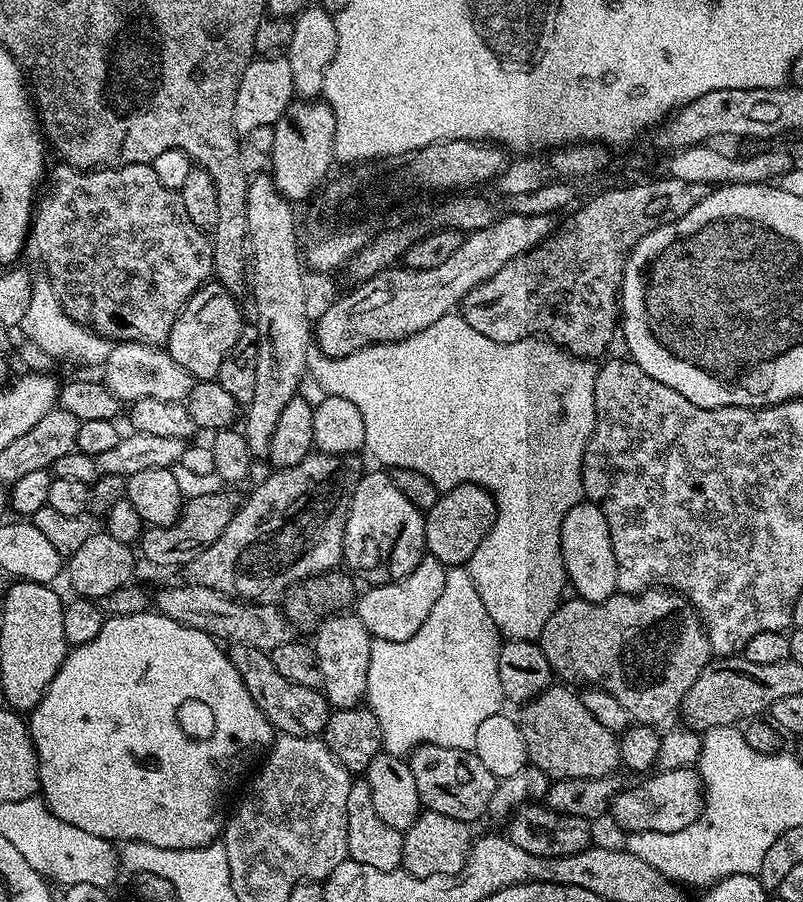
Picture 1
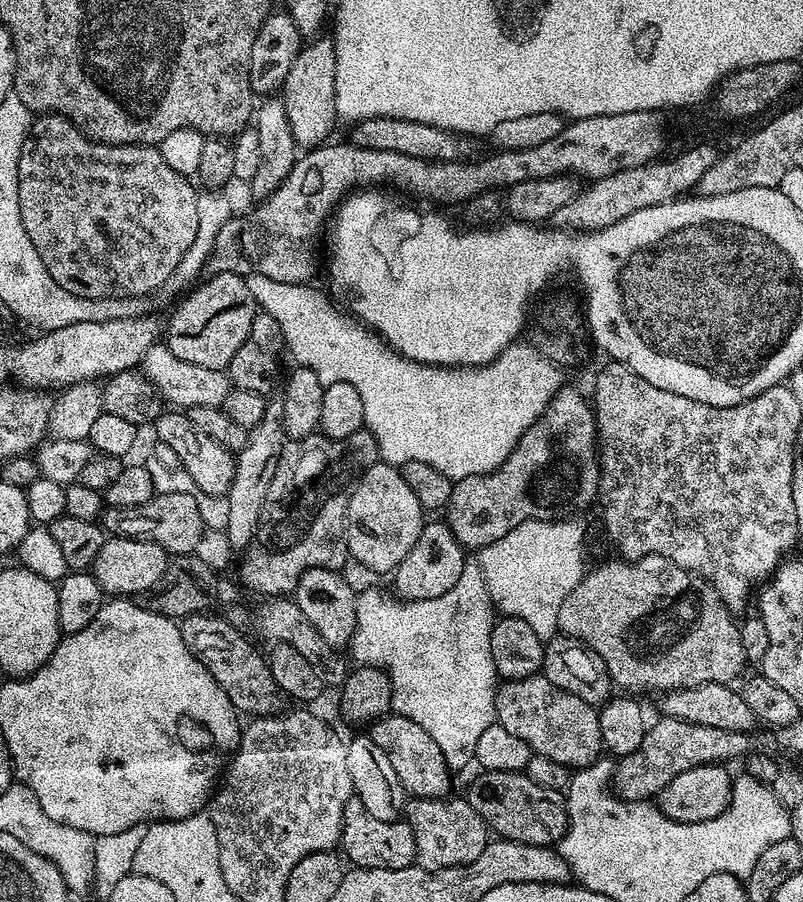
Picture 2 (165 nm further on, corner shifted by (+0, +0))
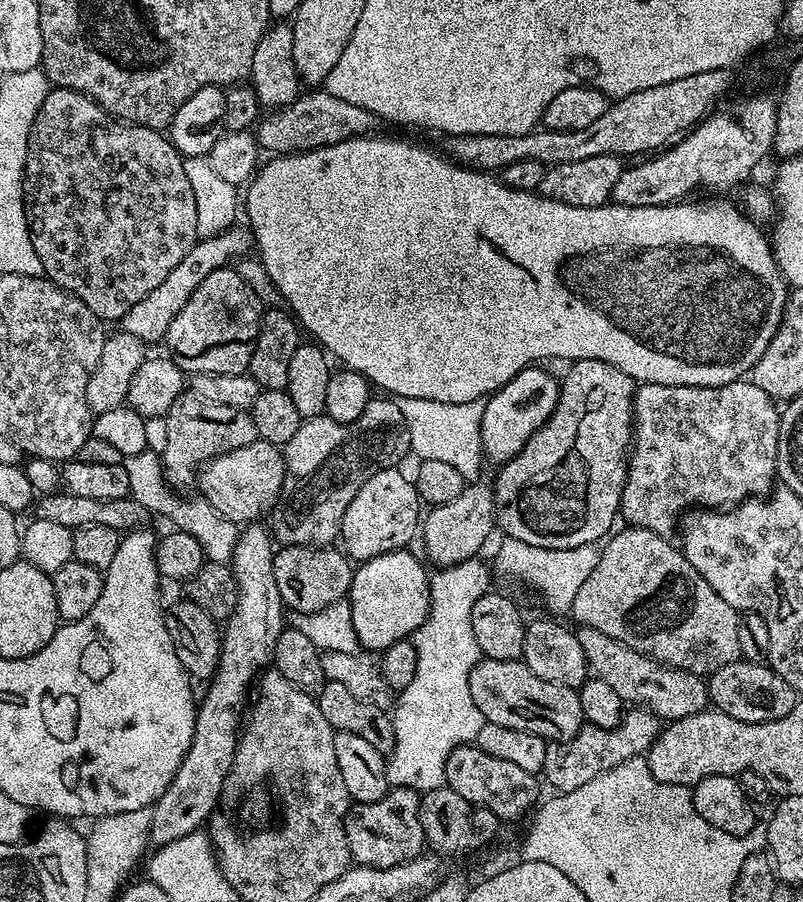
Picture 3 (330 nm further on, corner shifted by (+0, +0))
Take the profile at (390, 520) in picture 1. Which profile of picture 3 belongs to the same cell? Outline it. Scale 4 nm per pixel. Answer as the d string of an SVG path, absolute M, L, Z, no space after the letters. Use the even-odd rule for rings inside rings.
M399 467L378 470L374 478L366 478L362 490L354 494L354 502L342 514L339 539L342 548L353 561L363 562L378 558L378 554L407 549L412 539L417 539L422 524L422 503L416 485L400 473ZM344 540L344 544L343 544Z

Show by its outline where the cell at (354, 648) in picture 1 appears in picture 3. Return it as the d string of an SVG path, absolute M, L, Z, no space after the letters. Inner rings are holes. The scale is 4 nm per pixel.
M290 544L273 555L272 565L278 594L282 594L285 605L292 612L324 612L351 593L354 564L339 547L311 548L308 544Z

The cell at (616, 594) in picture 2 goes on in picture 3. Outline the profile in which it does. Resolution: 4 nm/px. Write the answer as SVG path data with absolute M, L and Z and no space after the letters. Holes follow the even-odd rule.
M624 526L618 532L607 537L603 545L605 548L599 549L598 566L594 566L590 578L586 578L578 594L574 594L570 616L577 620L575 623L581 628L602 630L602 634L630 646L630 650L651 656L661 664L705 678L722 666L741 659L738 650L740 613L719 596L714 586L710 586L710 582L706 582L694 566L690 566L683 551L677 545L675 548L671 539L659 536L648 528Z

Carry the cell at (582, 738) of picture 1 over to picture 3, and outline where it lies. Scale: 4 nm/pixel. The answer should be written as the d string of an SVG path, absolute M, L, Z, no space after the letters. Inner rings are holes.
M480 659L470 674L470 694L487 723L510 726L510 730L526 730L526 734L538 734L538 738L549 742L574 738L586 723L579 691L538 678L538 674L525 666L523 659Z

